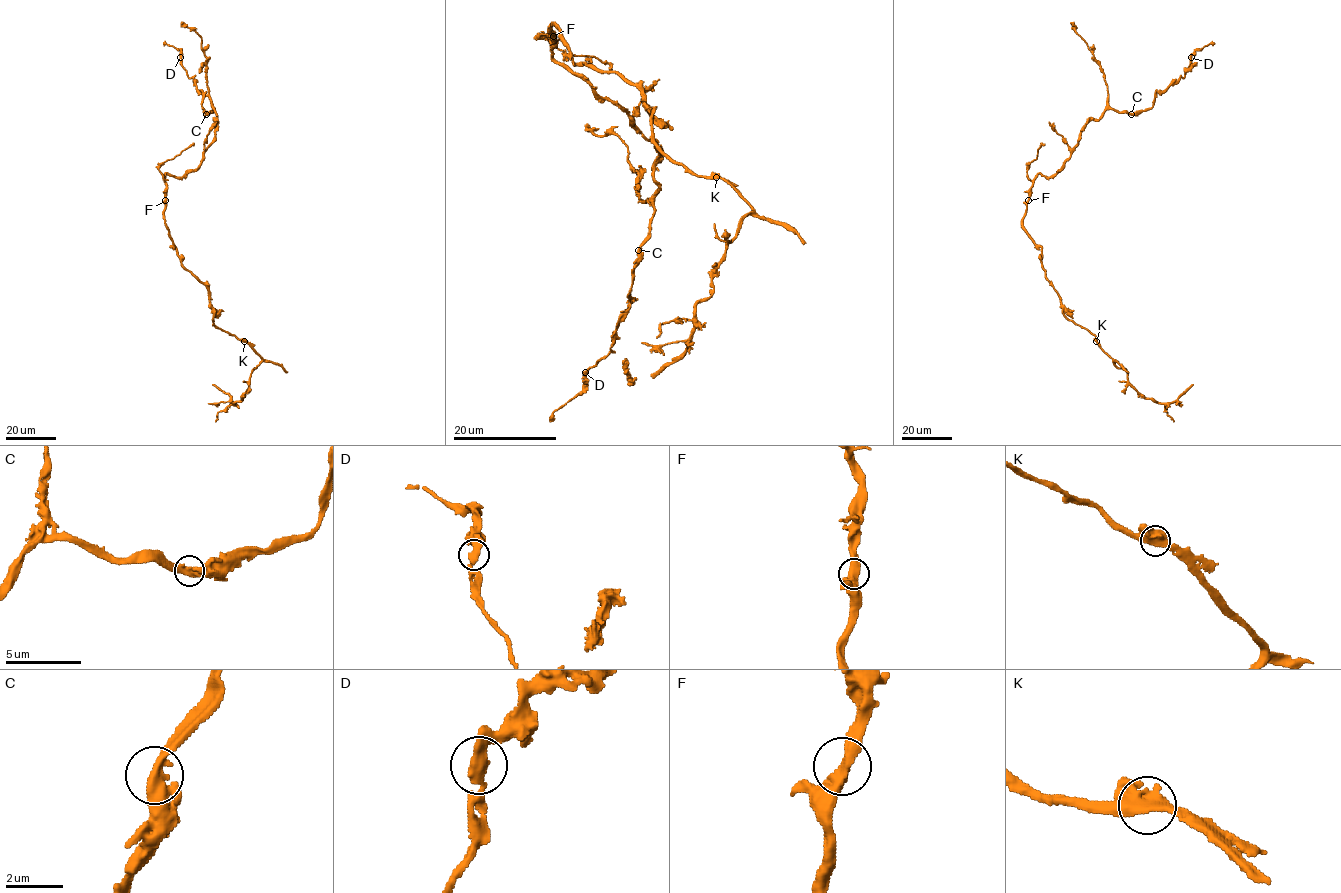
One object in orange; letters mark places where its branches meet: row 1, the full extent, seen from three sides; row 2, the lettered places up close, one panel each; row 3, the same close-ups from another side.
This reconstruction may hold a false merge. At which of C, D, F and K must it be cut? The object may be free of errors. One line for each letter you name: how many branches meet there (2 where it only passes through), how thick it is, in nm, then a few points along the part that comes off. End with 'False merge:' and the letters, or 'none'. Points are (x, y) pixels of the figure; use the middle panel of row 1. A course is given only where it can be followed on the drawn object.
False merge: none

